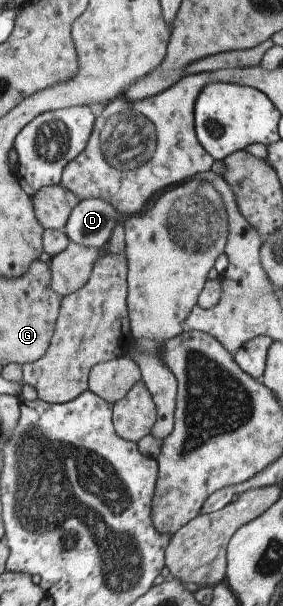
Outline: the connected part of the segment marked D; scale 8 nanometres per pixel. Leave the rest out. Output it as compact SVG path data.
M87 198L81 200L71 210L63 230L70 242L76 243L79 246L87 246L88 248L103 251L110 241L114 227L121 220L120 213L110 203L102 199Z

